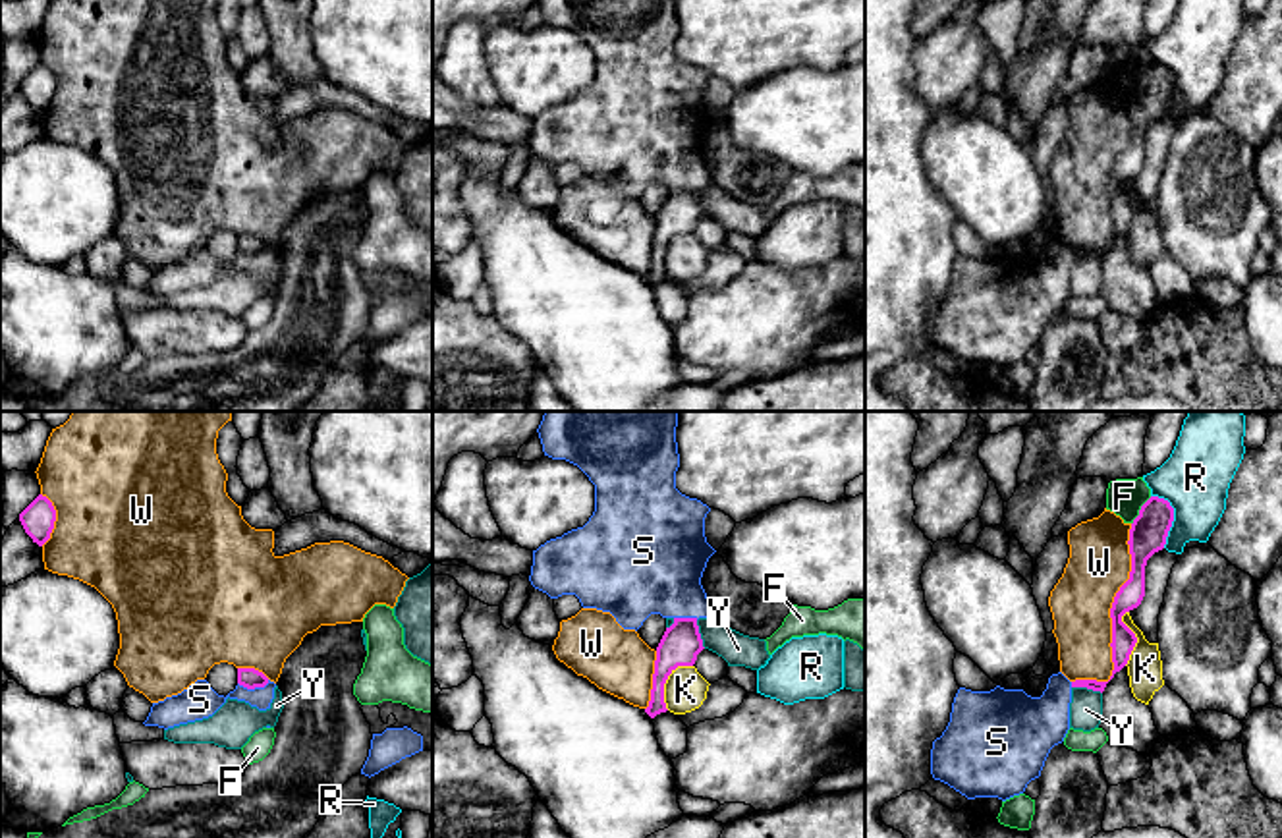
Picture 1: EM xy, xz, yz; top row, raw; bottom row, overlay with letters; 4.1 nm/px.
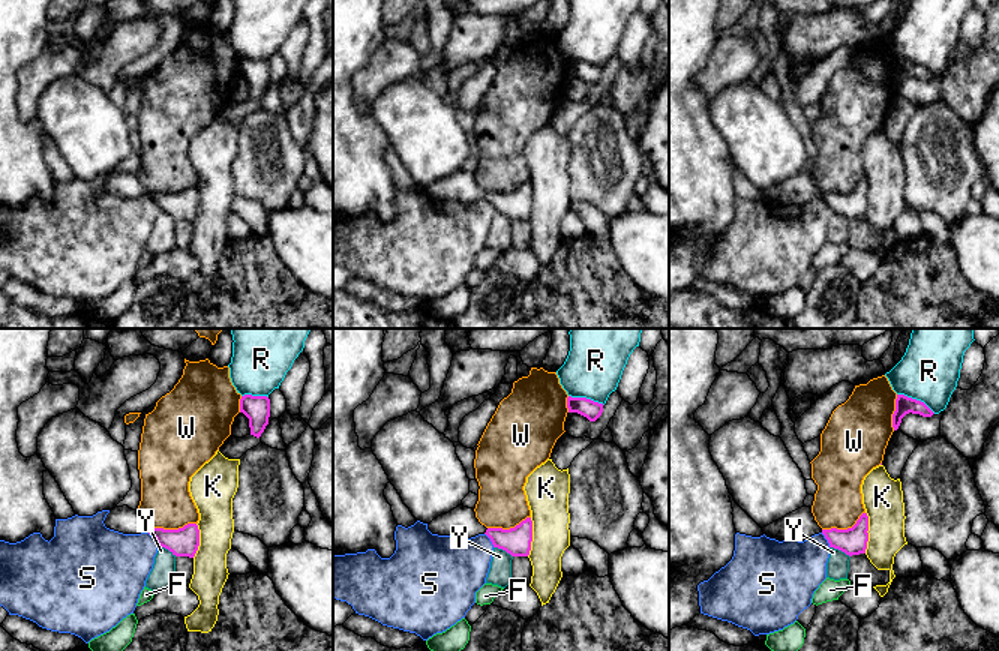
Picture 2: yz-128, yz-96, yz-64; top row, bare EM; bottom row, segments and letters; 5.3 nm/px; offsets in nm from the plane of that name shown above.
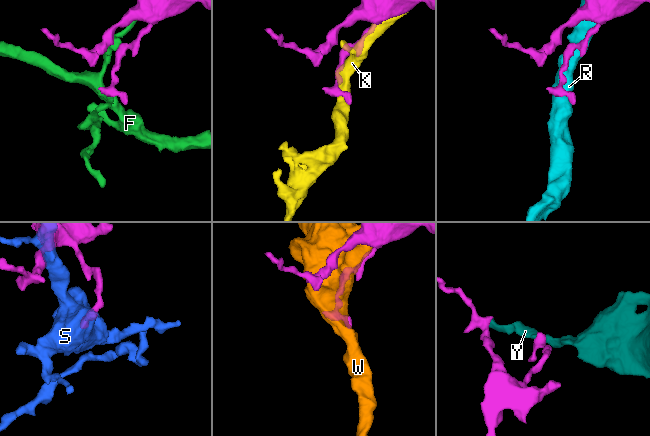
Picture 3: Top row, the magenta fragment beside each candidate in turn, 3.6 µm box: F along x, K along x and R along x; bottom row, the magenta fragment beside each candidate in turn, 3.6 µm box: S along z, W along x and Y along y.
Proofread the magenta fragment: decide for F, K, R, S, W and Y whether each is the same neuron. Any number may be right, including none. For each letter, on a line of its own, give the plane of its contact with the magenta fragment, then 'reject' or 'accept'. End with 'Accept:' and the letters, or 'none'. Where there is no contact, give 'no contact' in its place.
F: yz | reject
K: xz | reject
R: yz | reject
S: xy | reject
W: yz | reject
Y: yz | reject
Accept: none

